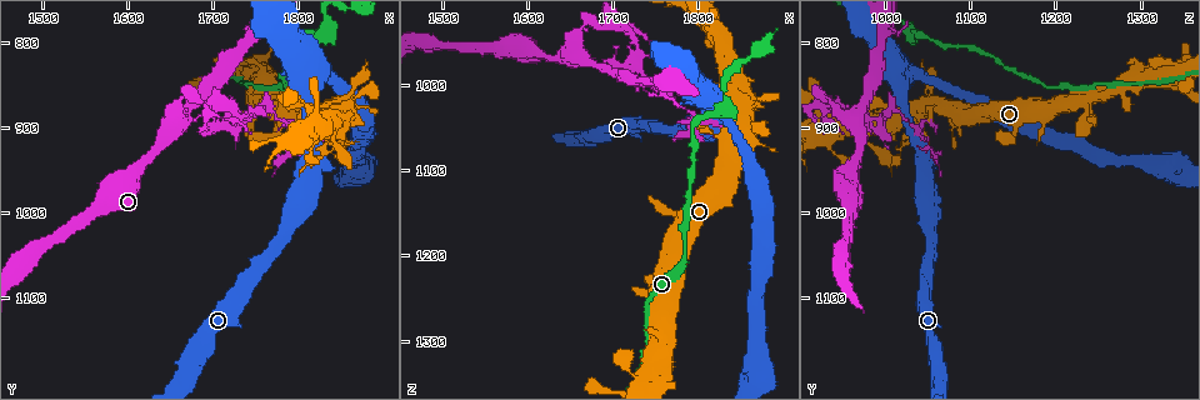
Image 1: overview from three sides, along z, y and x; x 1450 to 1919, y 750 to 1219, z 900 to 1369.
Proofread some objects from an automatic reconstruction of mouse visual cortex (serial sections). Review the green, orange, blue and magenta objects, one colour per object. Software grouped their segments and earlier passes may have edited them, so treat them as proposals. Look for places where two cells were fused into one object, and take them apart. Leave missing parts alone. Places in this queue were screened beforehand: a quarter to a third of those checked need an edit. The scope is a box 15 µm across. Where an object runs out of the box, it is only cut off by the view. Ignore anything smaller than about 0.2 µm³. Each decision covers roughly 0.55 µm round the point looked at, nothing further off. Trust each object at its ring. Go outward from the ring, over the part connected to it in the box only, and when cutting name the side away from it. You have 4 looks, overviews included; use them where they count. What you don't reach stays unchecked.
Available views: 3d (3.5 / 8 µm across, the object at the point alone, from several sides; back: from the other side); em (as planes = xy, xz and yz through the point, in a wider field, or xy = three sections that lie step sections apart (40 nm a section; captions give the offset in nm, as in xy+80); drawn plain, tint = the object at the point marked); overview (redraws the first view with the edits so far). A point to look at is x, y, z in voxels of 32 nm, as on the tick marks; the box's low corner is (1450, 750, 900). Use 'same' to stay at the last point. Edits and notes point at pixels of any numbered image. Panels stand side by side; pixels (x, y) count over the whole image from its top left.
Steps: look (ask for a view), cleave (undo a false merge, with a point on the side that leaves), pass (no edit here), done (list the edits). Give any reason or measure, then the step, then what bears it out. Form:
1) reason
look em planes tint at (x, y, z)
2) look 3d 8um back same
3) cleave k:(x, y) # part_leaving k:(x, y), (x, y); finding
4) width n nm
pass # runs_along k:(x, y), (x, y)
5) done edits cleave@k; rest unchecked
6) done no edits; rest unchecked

thin neck
look 3d 8um at (1695, 875, 935)

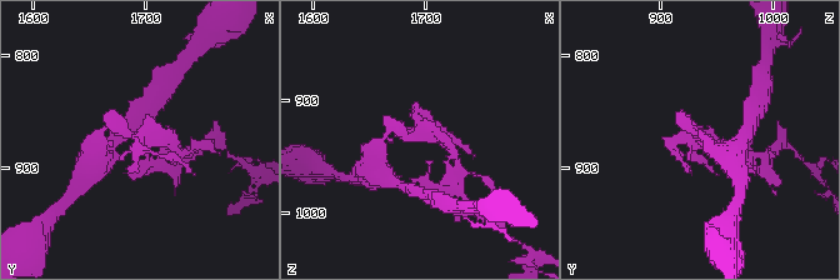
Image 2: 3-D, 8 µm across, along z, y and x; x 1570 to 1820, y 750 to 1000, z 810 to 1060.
need the tissue
look em xy step 3 tint at (1692, 876, 934)

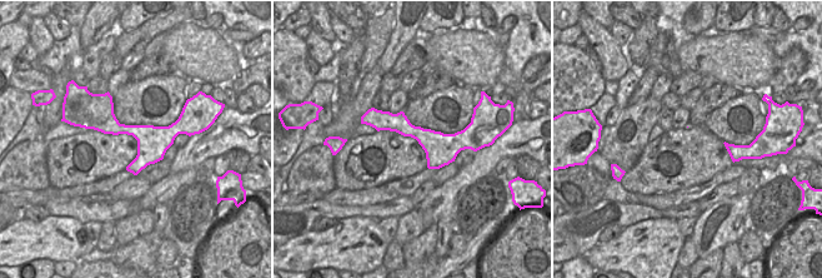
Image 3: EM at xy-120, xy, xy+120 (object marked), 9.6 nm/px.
pass # runs_along 2:(388, 133), (396, 128), (449, 144); all the same cell

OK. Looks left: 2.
a narrow waist
look 3d 8um back at (1730, 890, 970)

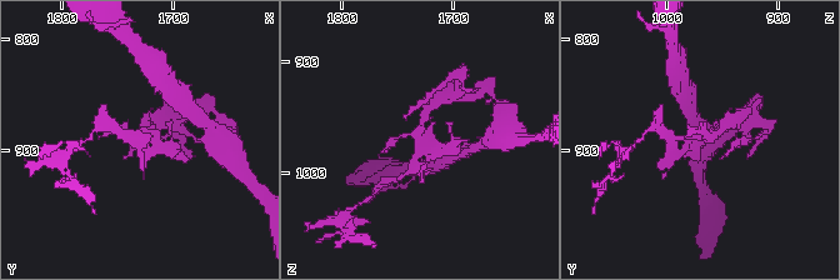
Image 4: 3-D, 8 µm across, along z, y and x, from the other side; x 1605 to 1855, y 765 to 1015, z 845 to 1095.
look em xy step 5 tint at (1730, 888, 972)

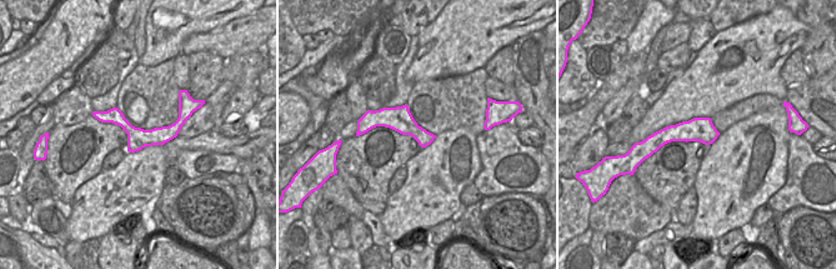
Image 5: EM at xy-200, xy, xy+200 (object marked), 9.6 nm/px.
pass # continuous, no second cell

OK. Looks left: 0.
done no edits; rest unchecked

